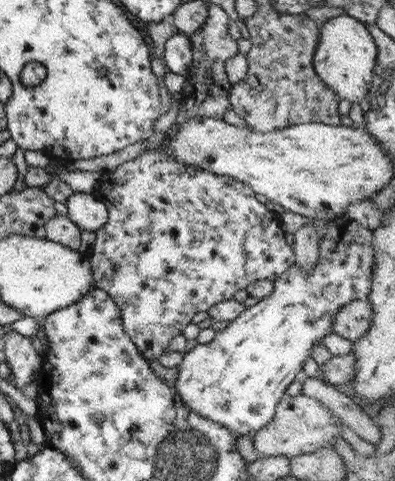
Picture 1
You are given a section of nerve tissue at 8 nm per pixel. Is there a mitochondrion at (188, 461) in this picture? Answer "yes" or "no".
yes

